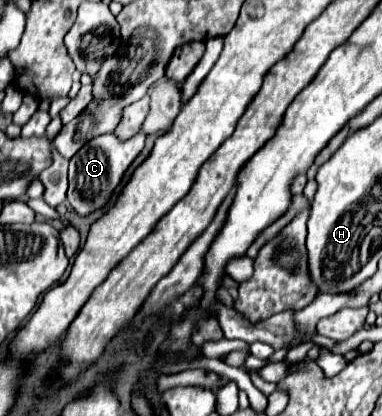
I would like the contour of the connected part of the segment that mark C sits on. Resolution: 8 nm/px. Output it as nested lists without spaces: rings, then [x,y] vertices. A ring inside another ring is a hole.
[[[108,133],[104,137],[96,137],[96,141],[88,141],[88,145],[84,145],[80,149],[80,153],[76,153],[76,157],[70,159],[70,171],[68,171],[68,201],[72,205],[72,209],[80,215],[86,217],[96,209],[102,209],[114,189],[118,187],[118,183],[122,181],[126,169],[130,167],[130,163],[142,153],[144,149],[144,135],[138,133],[136,137],[128,139],[128,141],[116,141],[116,135]]]

